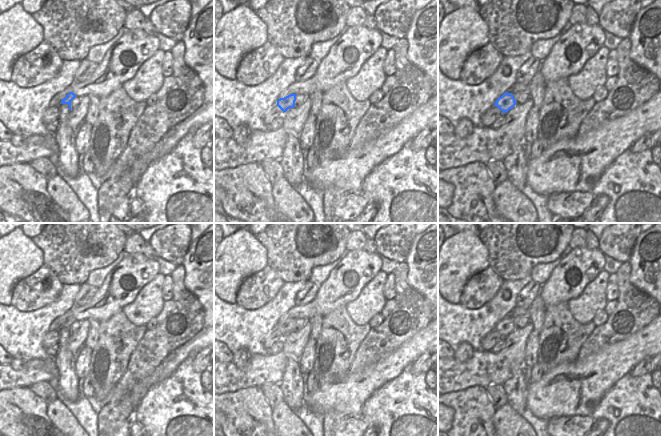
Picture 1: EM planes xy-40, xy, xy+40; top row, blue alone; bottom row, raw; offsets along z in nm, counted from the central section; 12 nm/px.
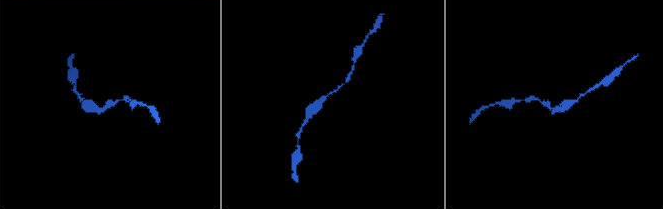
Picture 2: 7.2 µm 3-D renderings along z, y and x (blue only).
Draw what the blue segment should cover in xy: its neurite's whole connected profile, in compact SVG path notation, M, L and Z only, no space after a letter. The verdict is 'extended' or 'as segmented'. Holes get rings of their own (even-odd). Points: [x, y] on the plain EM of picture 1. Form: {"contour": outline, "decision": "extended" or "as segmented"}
{"contour": "M290 318L284 322L277 324L277 330L283 335L286 336L290 332L295 331L296 318Z", "decision": "as segmented"}

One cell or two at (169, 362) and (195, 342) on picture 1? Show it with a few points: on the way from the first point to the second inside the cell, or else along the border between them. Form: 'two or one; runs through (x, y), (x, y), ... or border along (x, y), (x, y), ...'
one; runs through (175, 358), (189, 348)

